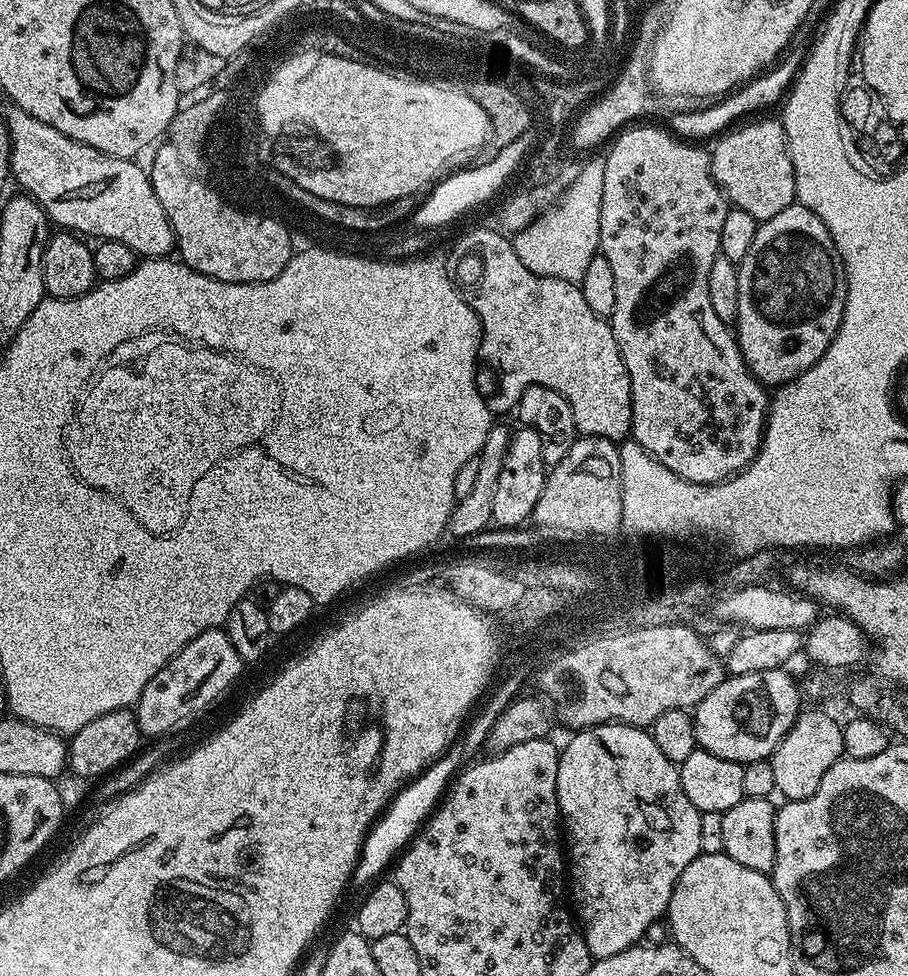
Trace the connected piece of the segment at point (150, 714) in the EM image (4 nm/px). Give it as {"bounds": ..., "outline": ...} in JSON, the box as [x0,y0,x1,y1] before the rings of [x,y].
{"bounds":[134,628,242,737],"outline":[[[211,628],[198,638],[194,638],[150,682],[146,682],[146,690],[136,699],[134,711],[140,727],[141,737],[167,737],[167,732],[175,724],[183,722],[187,716],[203,710],[207,704],[212,704],[240,676],[242,661],[238,650],[234,650],[234,642],[230,642],[227,631]]]}

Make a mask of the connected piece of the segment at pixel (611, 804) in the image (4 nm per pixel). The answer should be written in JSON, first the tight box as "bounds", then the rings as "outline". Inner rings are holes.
{"bounds":[556,724,702,960],"outline":[[[595,724],[593,728],[582,728],[575,733],[576,736],[569,742],[565,748],[562,748],[560,752],[560,761],[558,762],[558,786],[556,787],[556,793],[558,794],[558,806],[560,807],[560,818],[562,821],[563,831],[566,833],[566,880],[570,885],[570,904],[574,909],[575,919],[578,921],[578,927],[581,934],[584,935],[584,941],[586,946],[590,950],[590,954],[596,960],[602,958],[610,958],[614,954],[622,954],[622,950],[627,948],[635,948],[645,939],[644,935],[651,930],[652,924],[656,924],[665,919],[668,907],[670,906],[670,898],[674,894],[674,886],[678,882],[678,878],[682,878],[682,870],[686,870],[686,866],[690,866],[690,862],[694,862],[696,856],[701,855],[700,851],[700,839],[702,838],[702,822],[700,821],[700,811],[695,808],[690,802],[690,798],[686,798],[686,790],[682,790],[682,782],[680,781],[680,770],[677,765],[673,764],[666,755],[662,754],[658,748],[651,731],[636,728],[633,724]]]}

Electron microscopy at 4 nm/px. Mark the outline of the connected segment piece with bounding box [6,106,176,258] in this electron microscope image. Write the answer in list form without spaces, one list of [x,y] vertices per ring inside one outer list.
[[[15,106],[9,109],[6,119],[8,138],[12,142],[12,153],[8,159],[11,179],[17,180],[24,187],[21,189],[43,206],[53,225],[84,238],[96,236],[100,240],[122,242],[140,258],[164,258],[175,249],[176,235],[166,218],[166,210],[162,210],[162,202],[158,202],[154,194],[152,177],[136,165],[135,159],[123,160],[102,150],[94,150],[94,146],[72,140],[54,130],[54,126],[38,122],[38,118],[26,114],[26,110]]]

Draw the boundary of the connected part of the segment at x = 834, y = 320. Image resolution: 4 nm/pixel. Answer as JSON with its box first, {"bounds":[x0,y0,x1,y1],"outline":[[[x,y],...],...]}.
{"bounds":[734,202,848,386],"outline":[[[794,202],[790,206],[786,206],[786,210],[782,210],[782,214],[774,214],[774,218],[763,221],[757,227],[754,242],[751,244],[750,250],[746,250],[746,258],[742,258],[738,265],[738,314],[734,325],[734,335],[740,352],[744,355],[746,366],[759,378],[761,384],[765,386],[788,384],[794,377],[810,370],[810,366],[814,366],[814,362],[818,362],[818,358],[822,358],[822,354],[826,354],[830,342],[838,334],[838,326],[842,322],[842,314],[846,306],[847,293],[848,275],[844,273],[844,260],[840,257],[840,251],[830,230],[826,230],[826,226],[822,222],[822,218],[818,218],[818,214],[814,214],[799,202]]]}

